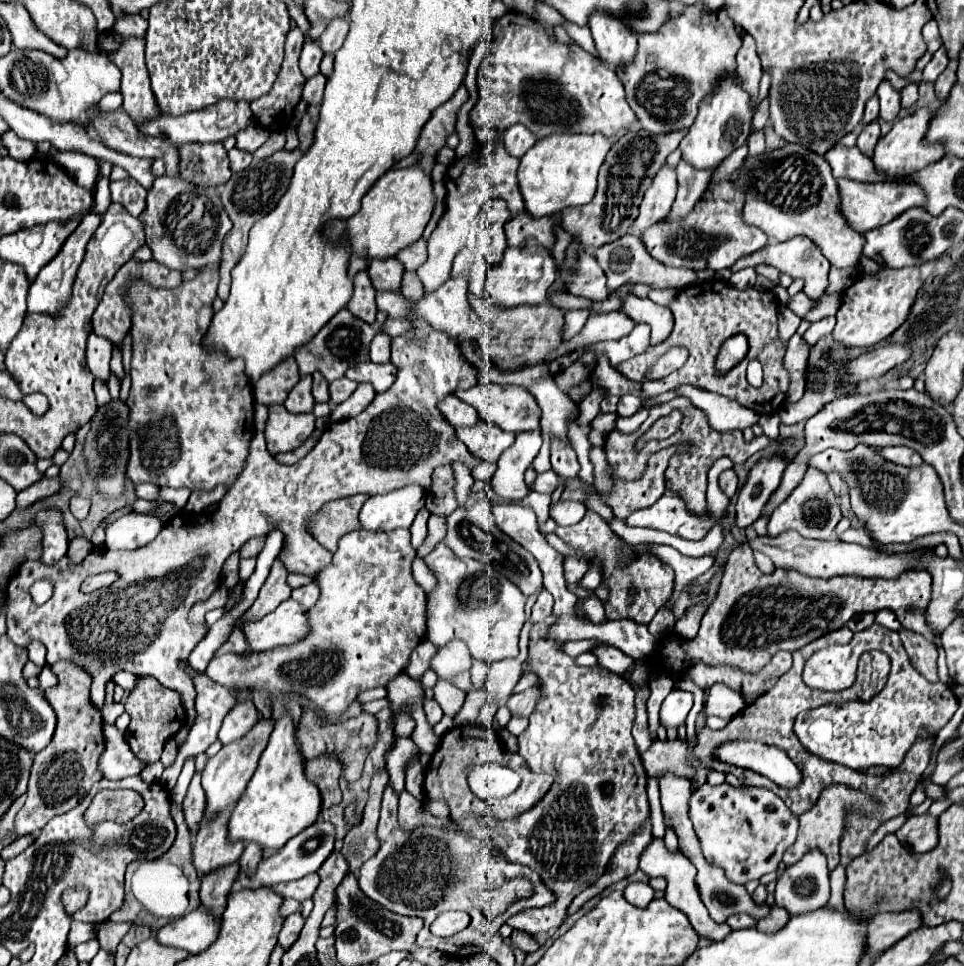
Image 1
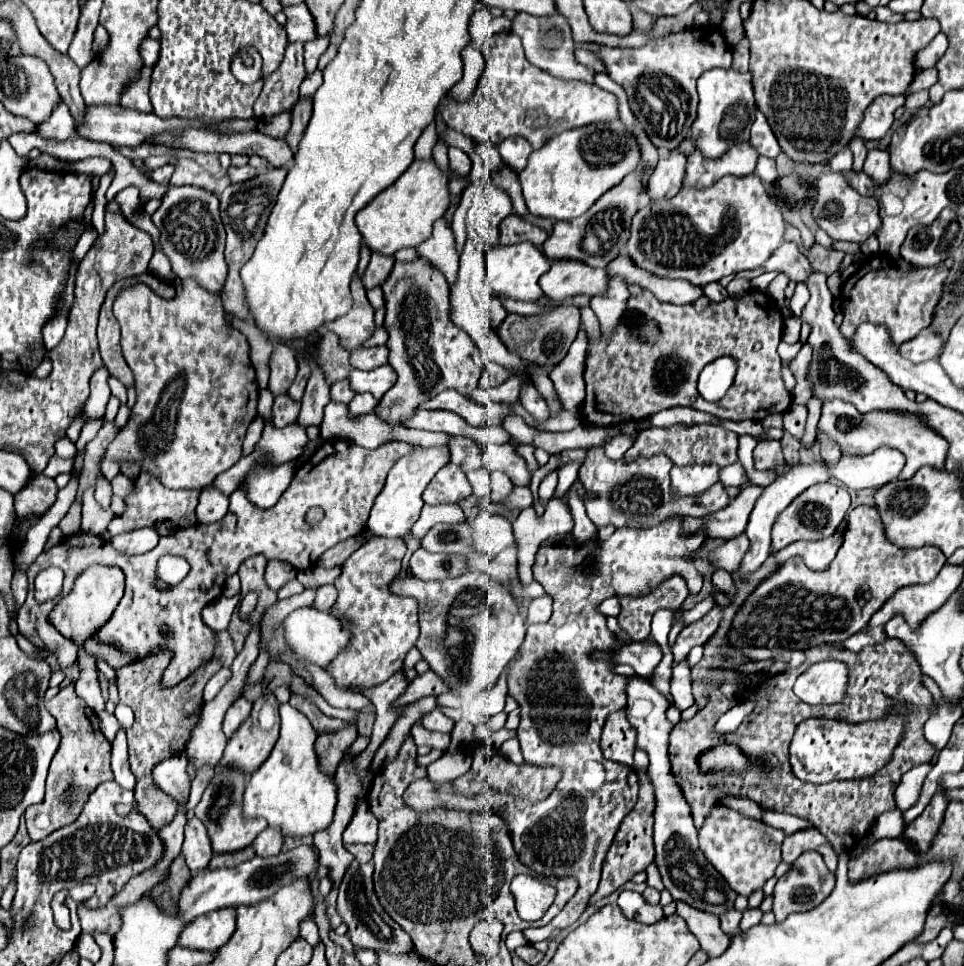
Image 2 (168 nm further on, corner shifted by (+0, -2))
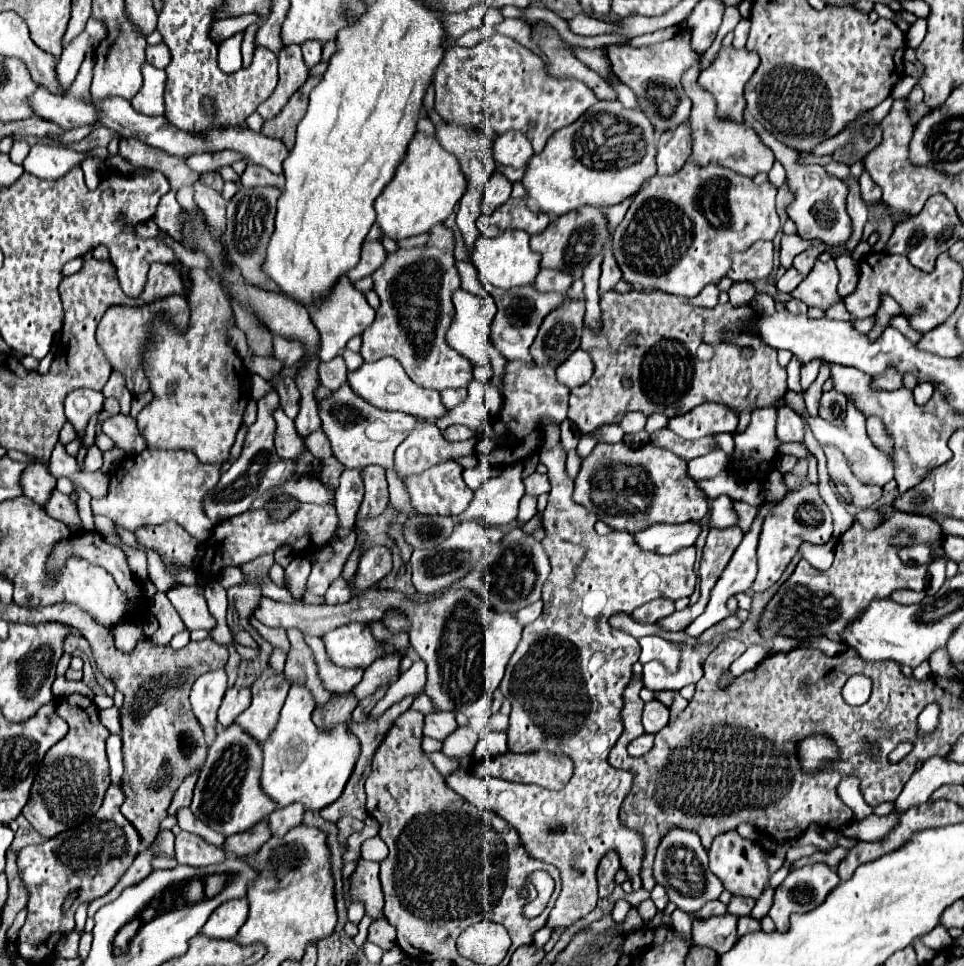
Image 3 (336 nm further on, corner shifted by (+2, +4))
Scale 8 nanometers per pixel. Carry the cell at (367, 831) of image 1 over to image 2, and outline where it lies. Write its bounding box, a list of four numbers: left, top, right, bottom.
[346,844,376,862]

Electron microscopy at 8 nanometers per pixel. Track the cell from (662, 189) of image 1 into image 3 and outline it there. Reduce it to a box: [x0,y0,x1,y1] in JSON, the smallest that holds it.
[658,122,692,174]

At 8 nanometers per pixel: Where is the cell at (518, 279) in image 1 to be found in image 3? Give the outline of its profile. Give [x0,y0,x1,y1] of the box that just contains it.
[470,230,540,288]

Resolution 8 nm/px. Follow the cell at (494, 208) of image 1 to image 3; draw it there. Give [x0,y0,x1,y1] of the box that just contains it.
[480,170,512,216]

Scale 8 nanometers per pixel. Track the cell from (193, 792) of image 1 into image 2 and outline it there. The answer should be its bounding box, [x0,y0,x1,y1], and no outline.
[182,816,212,872]

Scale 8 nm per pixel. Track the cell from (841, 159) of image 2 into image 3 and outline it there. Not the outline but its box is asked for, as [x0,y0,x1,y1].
[824,160,850,182]

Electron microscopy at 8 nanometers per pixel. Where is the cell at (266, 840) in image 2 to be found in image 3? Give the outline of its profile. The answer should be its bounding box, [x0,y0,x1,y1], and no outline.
[270,802,304,836]

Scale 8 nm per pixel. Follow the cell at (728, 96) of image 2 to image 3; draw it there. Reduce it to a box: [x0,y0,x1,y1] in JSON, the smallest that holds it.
[698,46,758,118]

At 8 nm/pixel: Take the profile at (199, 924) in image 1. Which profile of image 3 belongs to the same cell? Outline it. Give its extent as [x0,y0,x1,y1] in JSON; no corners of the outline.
[202,898,248,940]

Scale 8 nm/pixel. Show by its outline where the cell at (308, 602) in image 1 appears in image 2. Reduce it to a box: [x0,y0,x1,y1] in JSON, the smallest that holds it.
[314,586,336,612]

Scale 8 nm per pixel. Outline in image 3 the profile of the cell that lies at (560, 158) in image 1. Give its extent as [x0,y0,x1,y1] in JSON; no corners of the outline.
[522,100,656,216]

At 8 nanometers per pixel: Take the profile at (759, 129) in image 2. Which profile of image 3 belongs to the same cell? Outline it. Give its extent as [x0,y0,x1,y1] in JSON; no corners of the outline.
[768,164,786,188]

